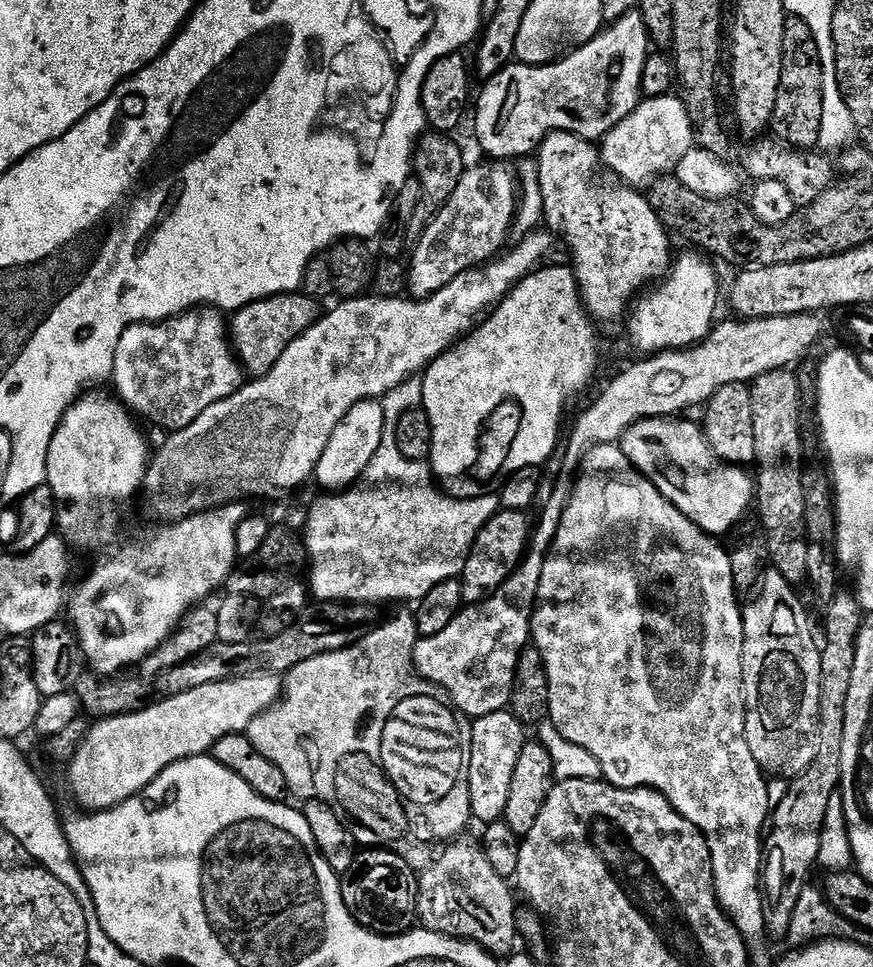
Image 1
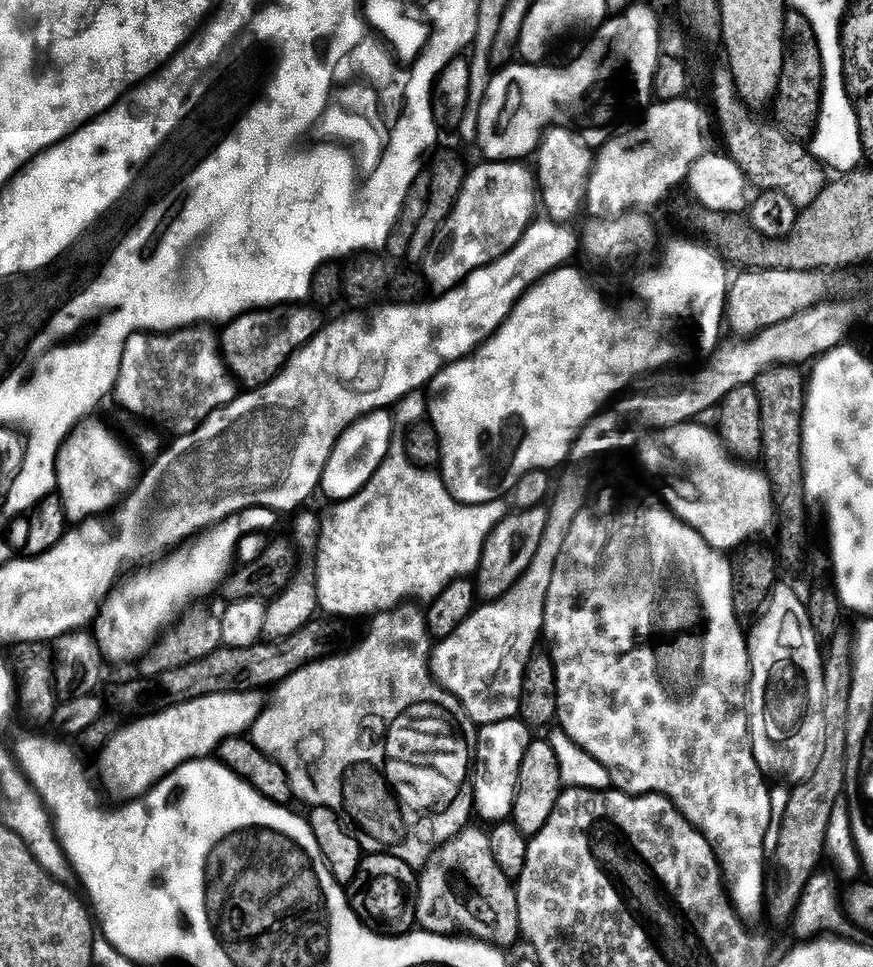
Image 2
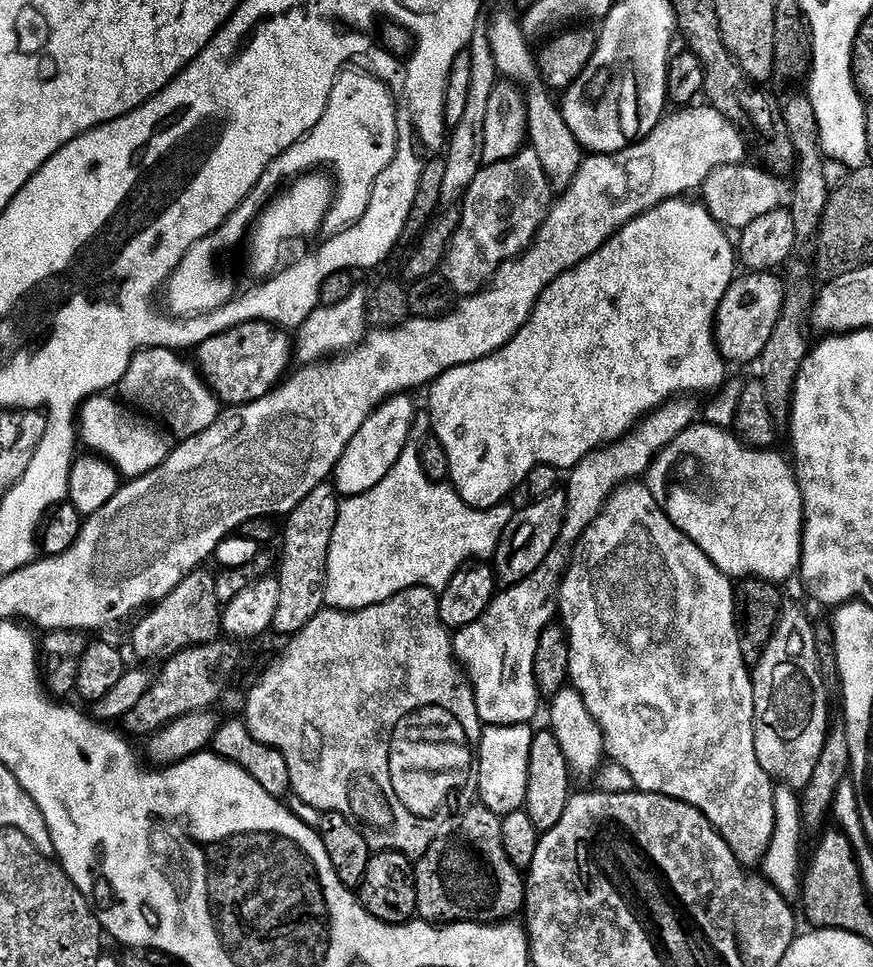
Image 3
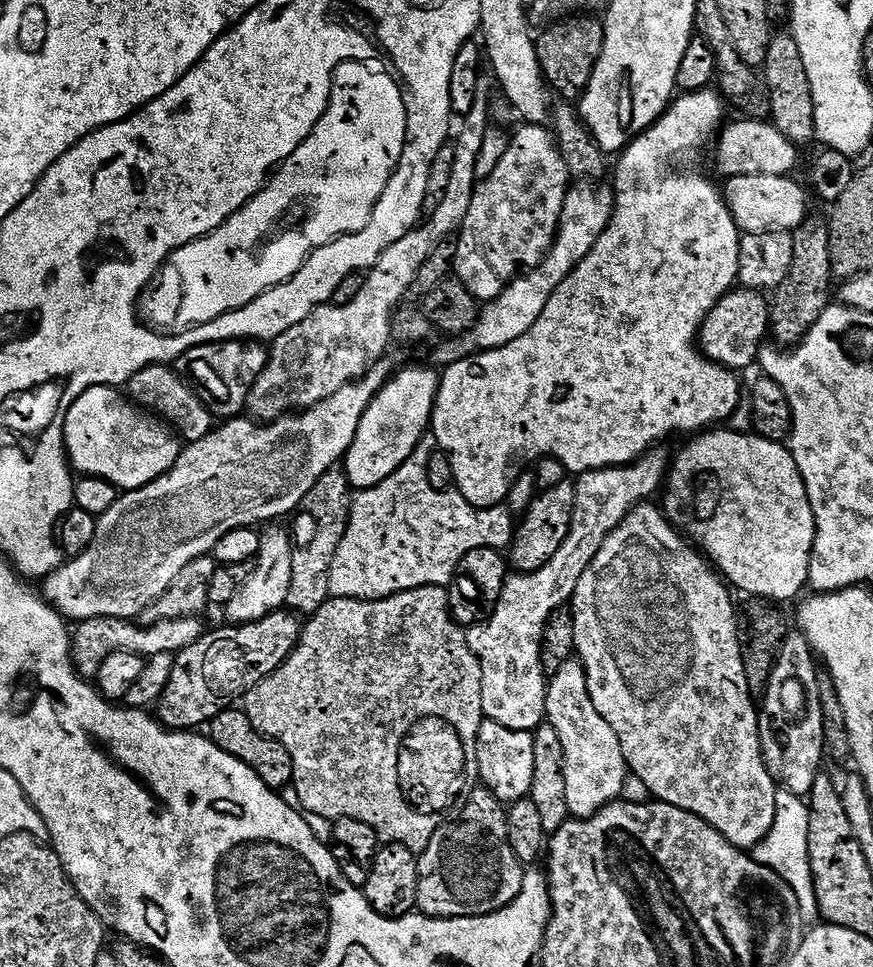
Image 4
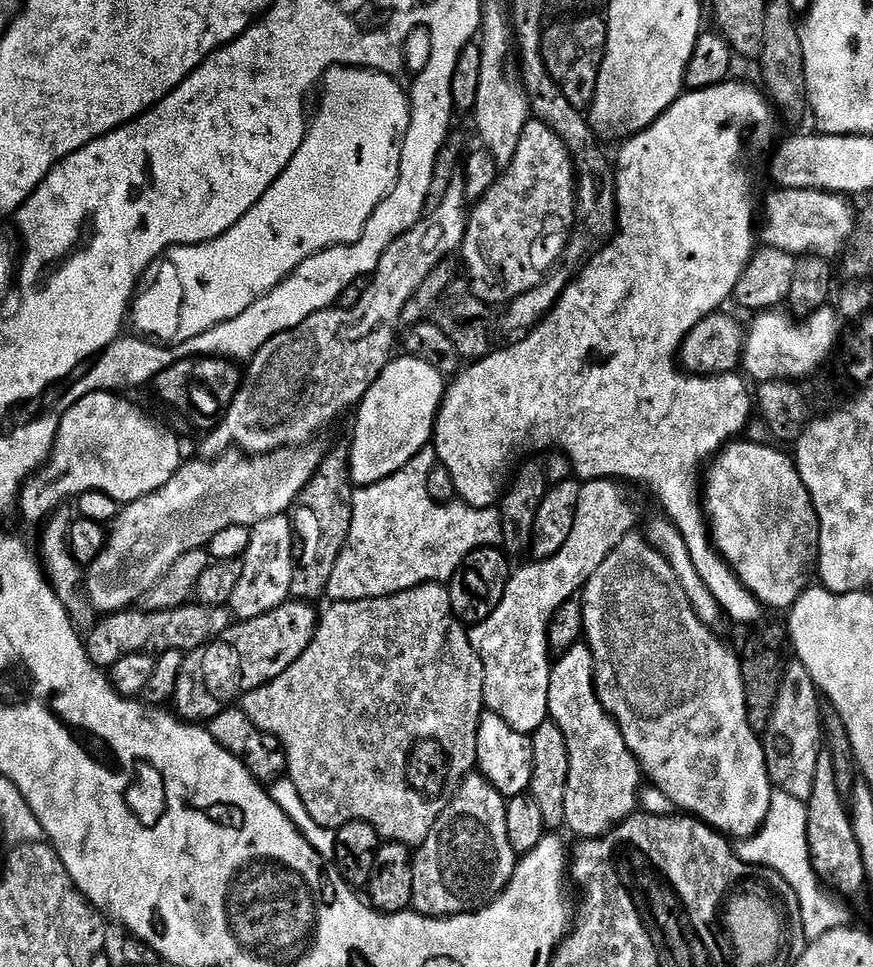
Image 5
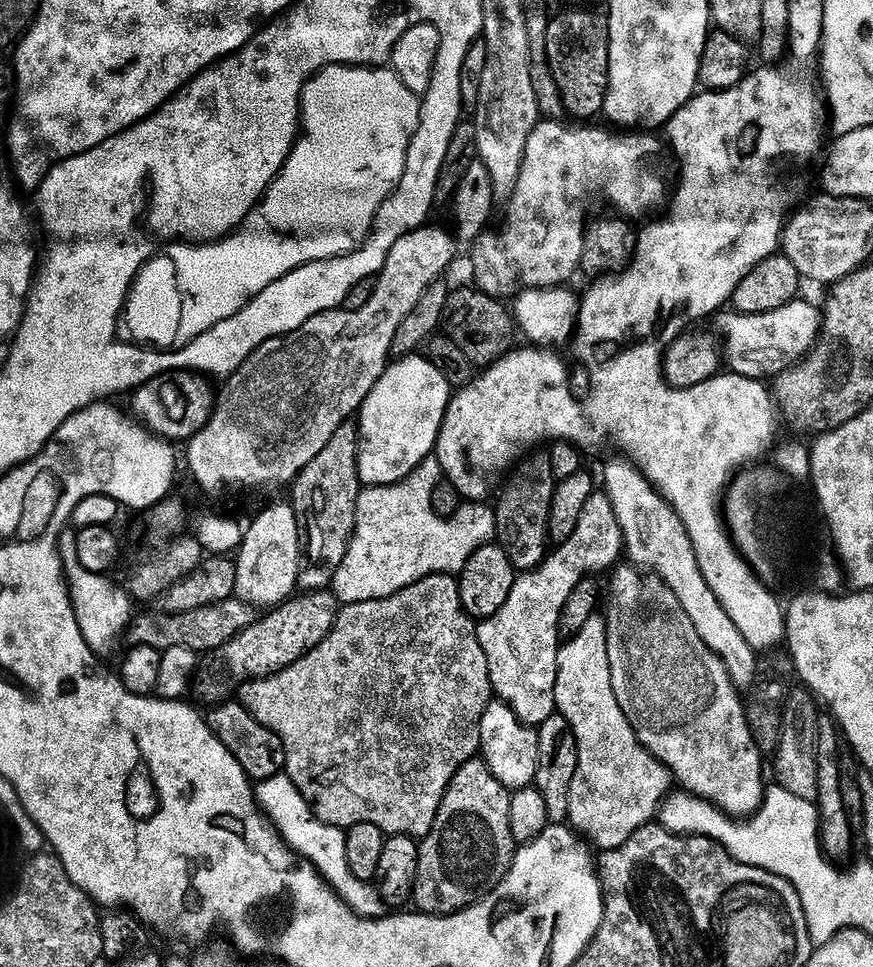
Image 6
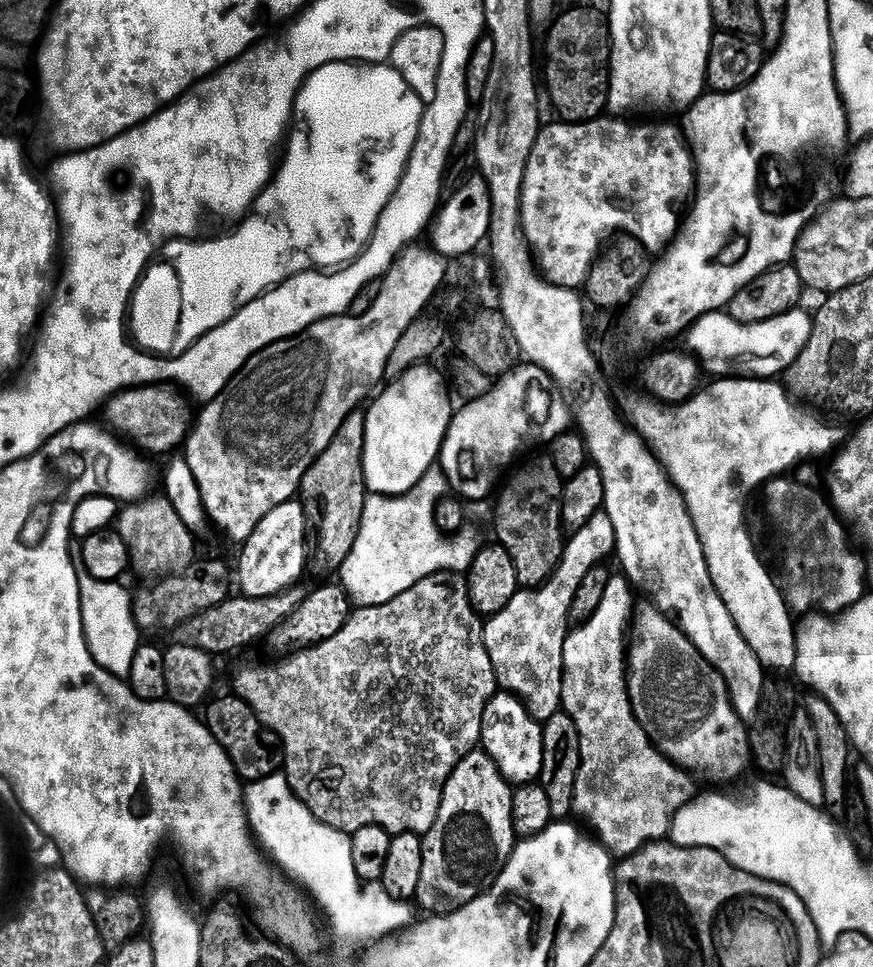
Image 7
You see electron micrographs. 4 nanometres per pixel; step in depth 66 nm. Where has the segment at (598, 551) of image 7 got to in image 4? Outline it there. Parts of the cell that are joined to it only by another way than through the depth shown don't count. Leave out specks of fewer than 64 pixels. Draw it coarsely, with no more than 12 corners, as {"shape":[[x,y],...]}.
{"shape":[[666,460],[575,477],[572,525],[537,572],[509,575],[466,635],[485,717],[533,733],[540,643],[600,543],[652,498]]}

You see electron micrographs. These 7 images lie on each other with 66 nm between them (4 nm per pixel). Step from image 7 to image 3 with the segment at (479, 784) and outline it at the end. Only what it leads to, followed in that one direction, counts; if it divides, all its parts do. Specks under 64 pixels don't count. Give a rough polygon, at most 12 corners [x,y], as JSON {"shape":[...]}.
{"shape":[[459,813],[414,868],[421,921],[495,924],[523,909],[501,817]]}

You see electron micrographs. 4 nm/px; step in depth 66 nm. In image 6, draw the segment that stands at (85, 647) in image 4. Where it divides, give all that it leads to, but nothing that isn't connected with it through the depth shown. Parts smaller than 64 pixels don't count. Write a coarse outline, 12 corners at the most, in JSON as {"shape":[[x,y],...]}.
{"shape":[[235,598],[131,623],[131,643],[207,654],[258,619]]}

